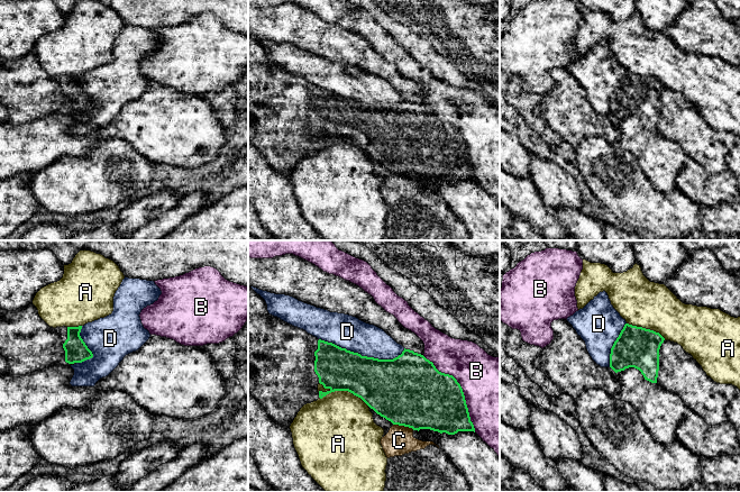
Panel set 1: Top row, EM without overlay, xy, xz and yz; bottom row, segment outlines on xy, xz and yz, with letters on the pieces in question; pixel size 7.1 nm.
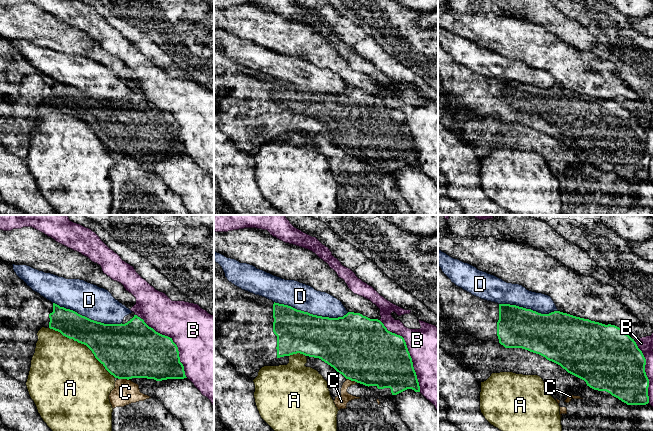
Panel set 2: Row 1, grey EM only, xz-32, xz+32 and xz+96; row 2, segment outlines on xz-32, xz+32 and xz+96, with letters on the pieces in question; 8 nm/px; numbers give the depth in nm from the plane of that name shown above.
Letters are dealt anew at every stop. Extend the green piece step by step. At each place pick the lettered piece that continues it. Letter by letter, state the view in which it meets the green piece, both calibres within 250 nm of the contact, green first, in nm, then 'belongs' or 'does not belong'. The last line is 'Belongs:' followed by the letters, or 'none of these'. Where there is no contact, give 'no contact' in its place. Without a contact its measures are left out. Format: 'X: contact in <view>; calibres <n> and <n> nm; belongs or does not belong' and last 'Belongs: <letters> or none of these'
A: contact in xz; calibres 340 and 460 nm; does not belong
B: contact in xz; calibres 420 and 480 nm; does not belong
C: contact in xz; calibres 500 and 200 nm; does not belong
D: contact in xz; calibres 360 and 240 nm; does not belong
Belongs: none of these

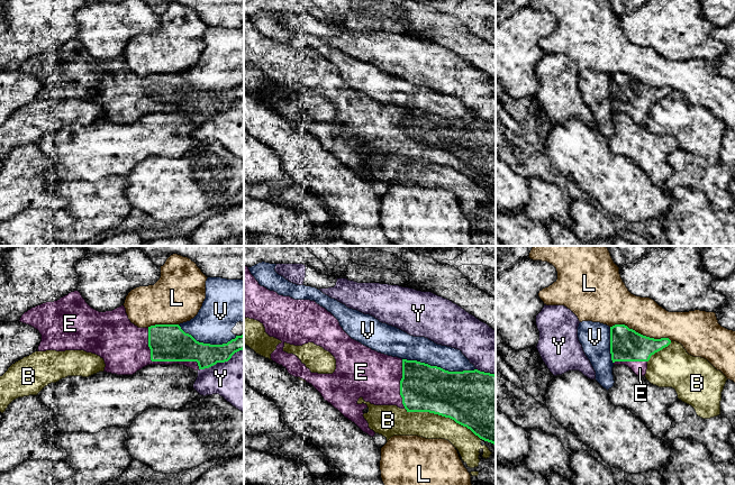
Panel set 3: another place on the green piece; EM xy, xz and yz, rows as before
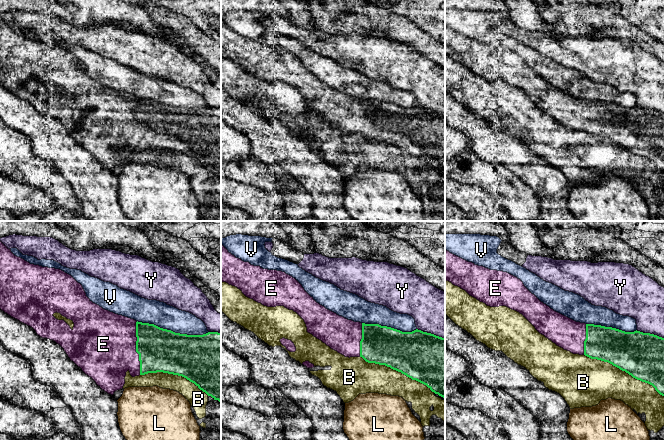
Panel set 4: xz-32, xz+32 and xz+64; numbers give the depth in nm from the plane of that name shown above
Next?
B: contact in xz; calibres 420 and 190 nm; does not belong
E: contact in xy; calibres 280 and 300 nm; belongs
L: contact in yz; calibres 240 and 260 nm; does not belong
V: contact in xz; calibres 360 and 180 nm; does not belong
Y: contact in xy; calibres 170 and 360 nm; does not belong
Belongs: E

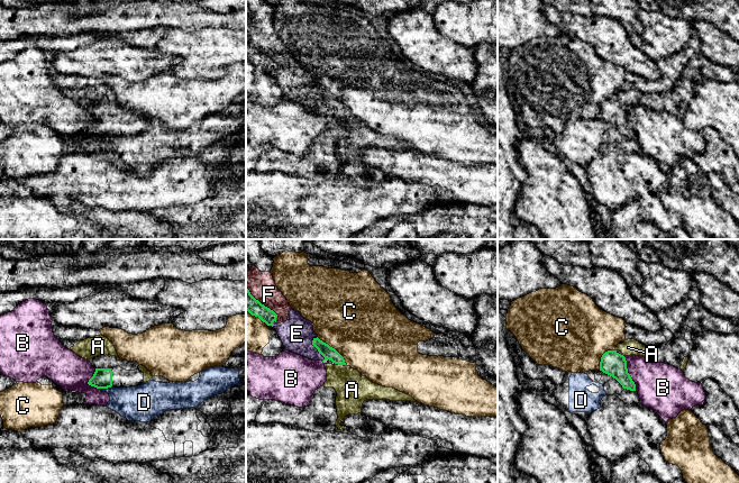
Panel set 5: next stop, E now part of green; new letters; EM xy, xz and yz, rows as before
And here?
A: contact in xz; calibres 90 and 220 nm; belongs
B: contact in yz; calibres 170 and 320 nm; does not belong
C: contact in xz; calibres 90 and 500 nm; does not belong
D: contact in xy; calibres 140 and 260 nm; does not belong
E: contact in xz; calibres 90 and 240 nm; does not belong
F: contact in xz; calibres 120 and 190 nm; does not belong
Belongs: A

